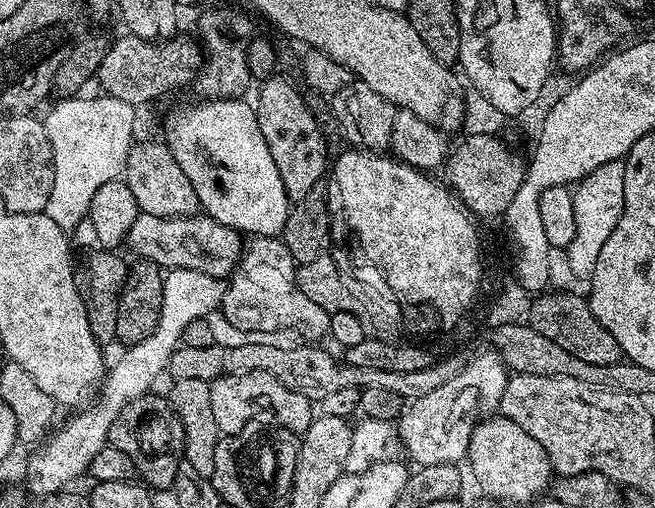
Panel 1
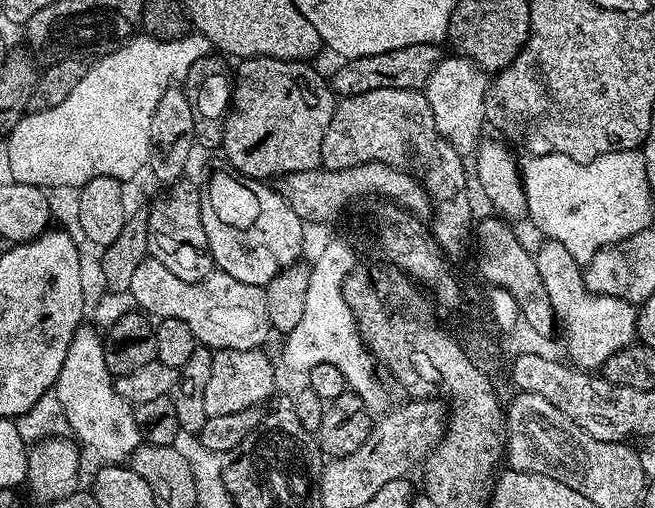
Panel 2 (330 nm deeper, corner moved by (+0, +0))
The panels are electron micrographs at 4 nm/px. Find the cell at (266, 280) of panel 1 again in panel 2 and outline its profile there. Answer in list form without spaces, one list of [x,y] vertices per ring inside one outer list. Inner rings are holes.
[[[149,258],[138,266],[138,270],[134,270],[127,292],[141,313],[186,322],[186,326],[194,330],[197,341],[206,348],[250,350],[260,348],[263,340],[270,336],[263,287],[238,282],[238,278],[230,278],[230,274],[219,270],[213,270],[204,279],[191,284],[182,282],[182,278],[174,278],[174,274],[166,270],[164,261]]]

